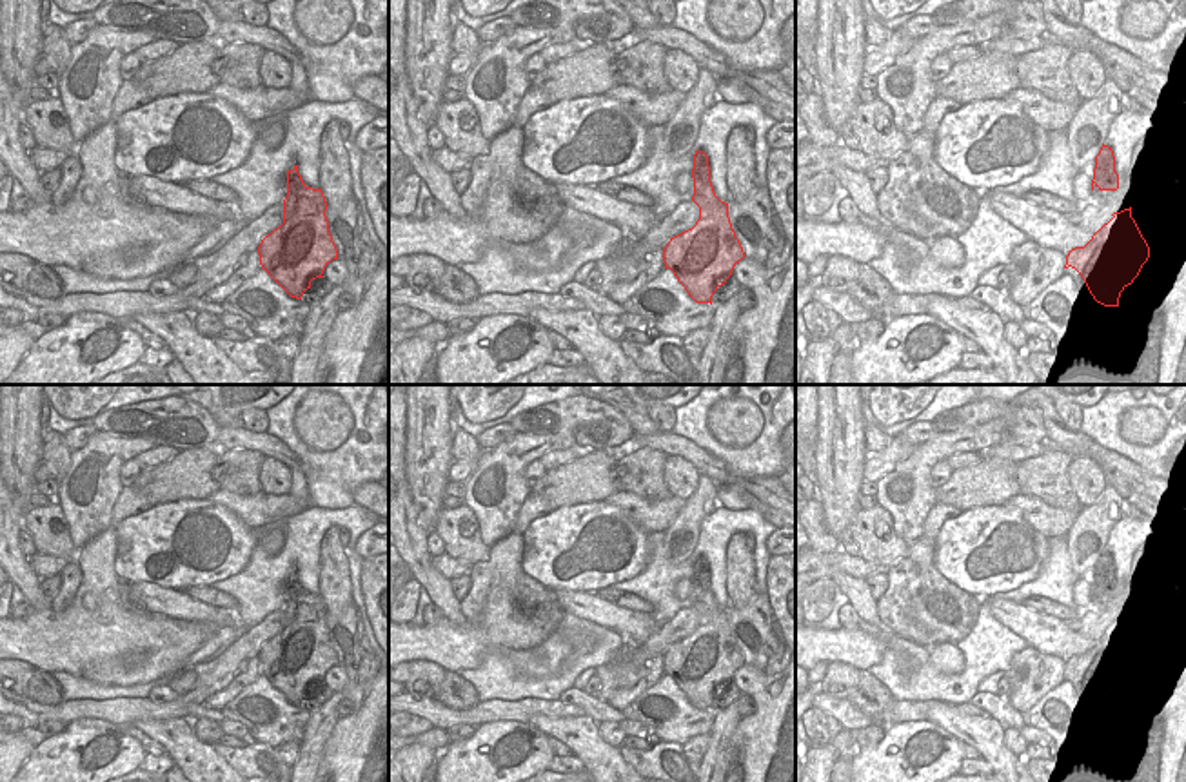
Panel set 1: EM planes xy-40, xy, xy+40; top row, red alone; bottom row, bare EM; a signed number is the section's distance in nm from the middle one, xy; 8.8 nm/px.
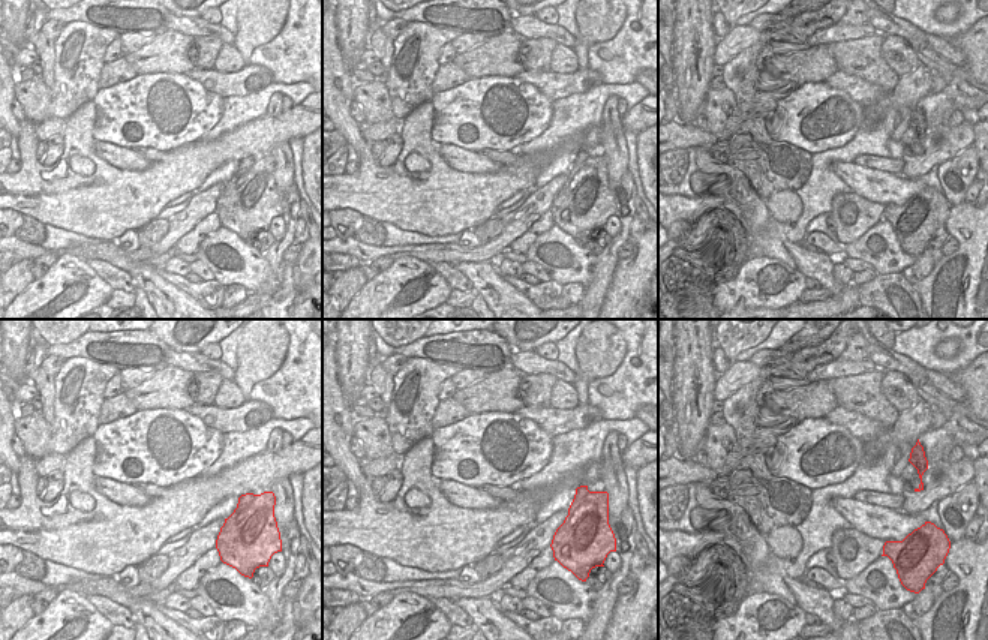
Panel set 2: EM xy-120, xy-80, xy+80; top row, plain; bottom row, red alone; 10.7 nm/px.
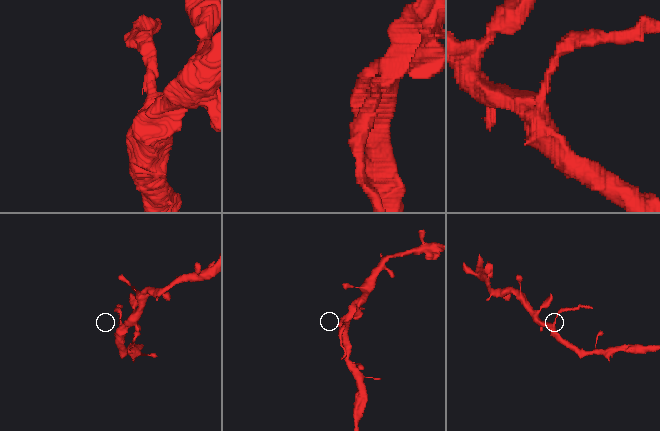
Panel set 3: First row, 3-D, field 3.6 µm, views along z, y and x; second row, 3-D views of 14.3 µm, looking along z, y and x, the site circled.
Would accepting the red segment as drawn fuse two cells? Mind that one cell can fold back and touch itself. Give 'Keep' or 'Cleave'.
Cleave.

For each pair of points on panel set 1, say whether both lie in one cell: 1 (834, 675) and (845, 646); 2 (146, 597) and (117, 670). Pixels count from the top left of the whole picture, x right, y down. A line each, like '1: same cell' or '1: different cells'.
1: different cells
2: different cells

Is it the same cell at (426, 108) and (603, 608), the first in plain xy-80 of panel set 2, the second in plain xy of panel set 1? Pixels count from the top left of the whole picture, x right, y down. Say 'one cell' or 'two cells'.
two cells

